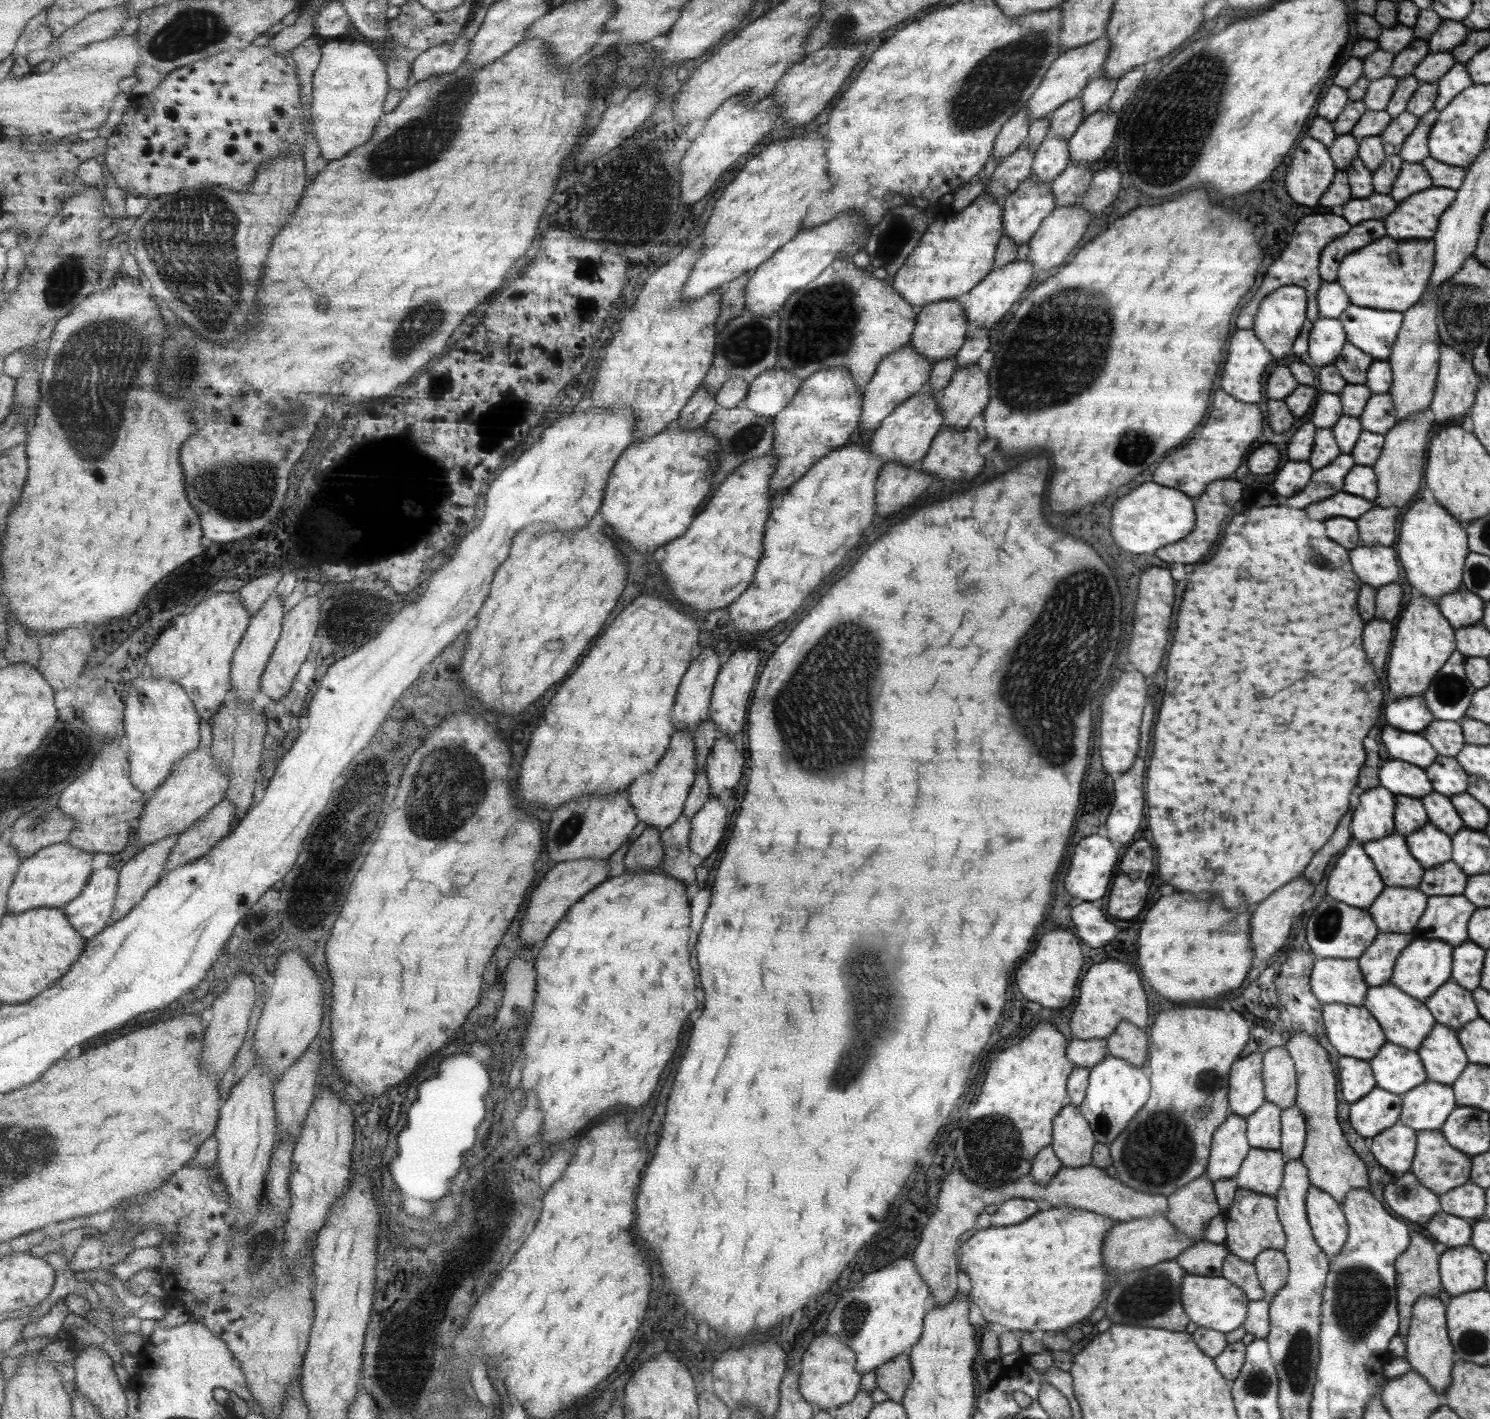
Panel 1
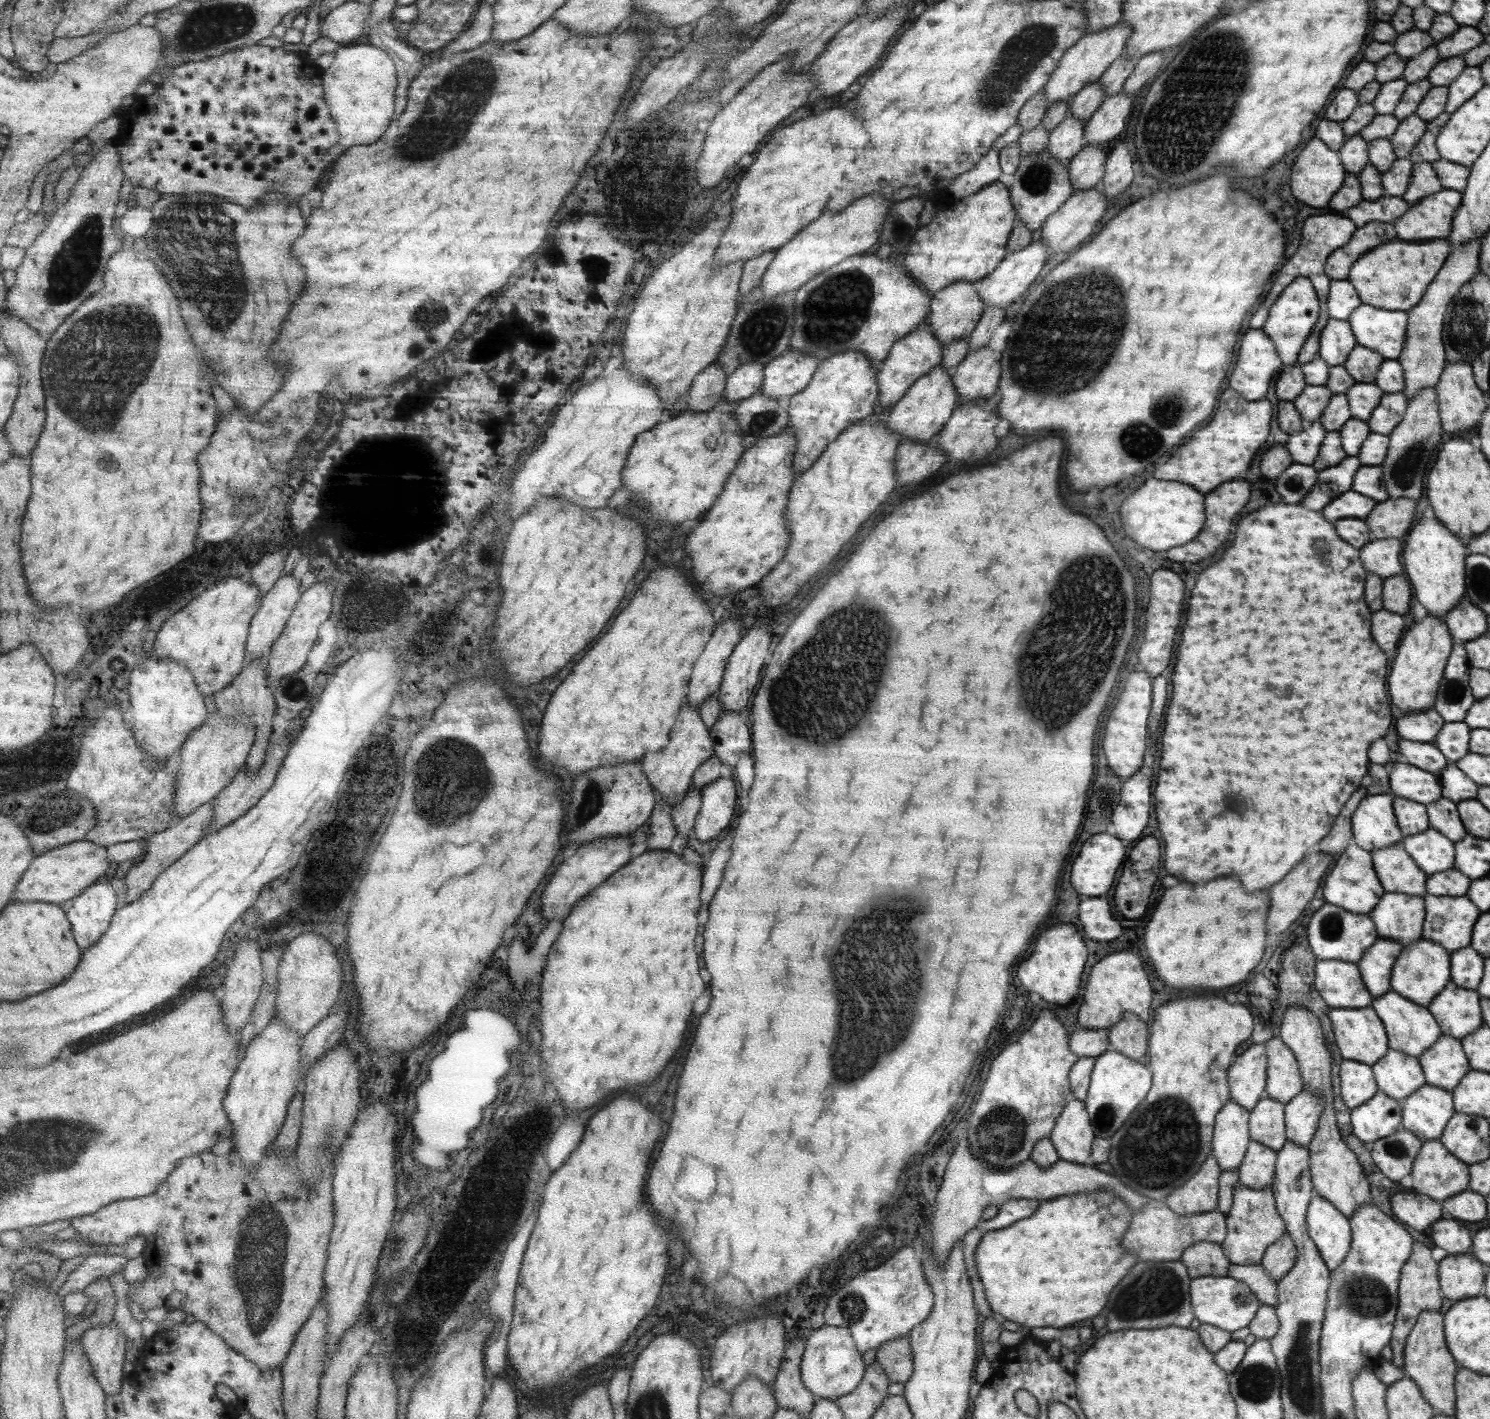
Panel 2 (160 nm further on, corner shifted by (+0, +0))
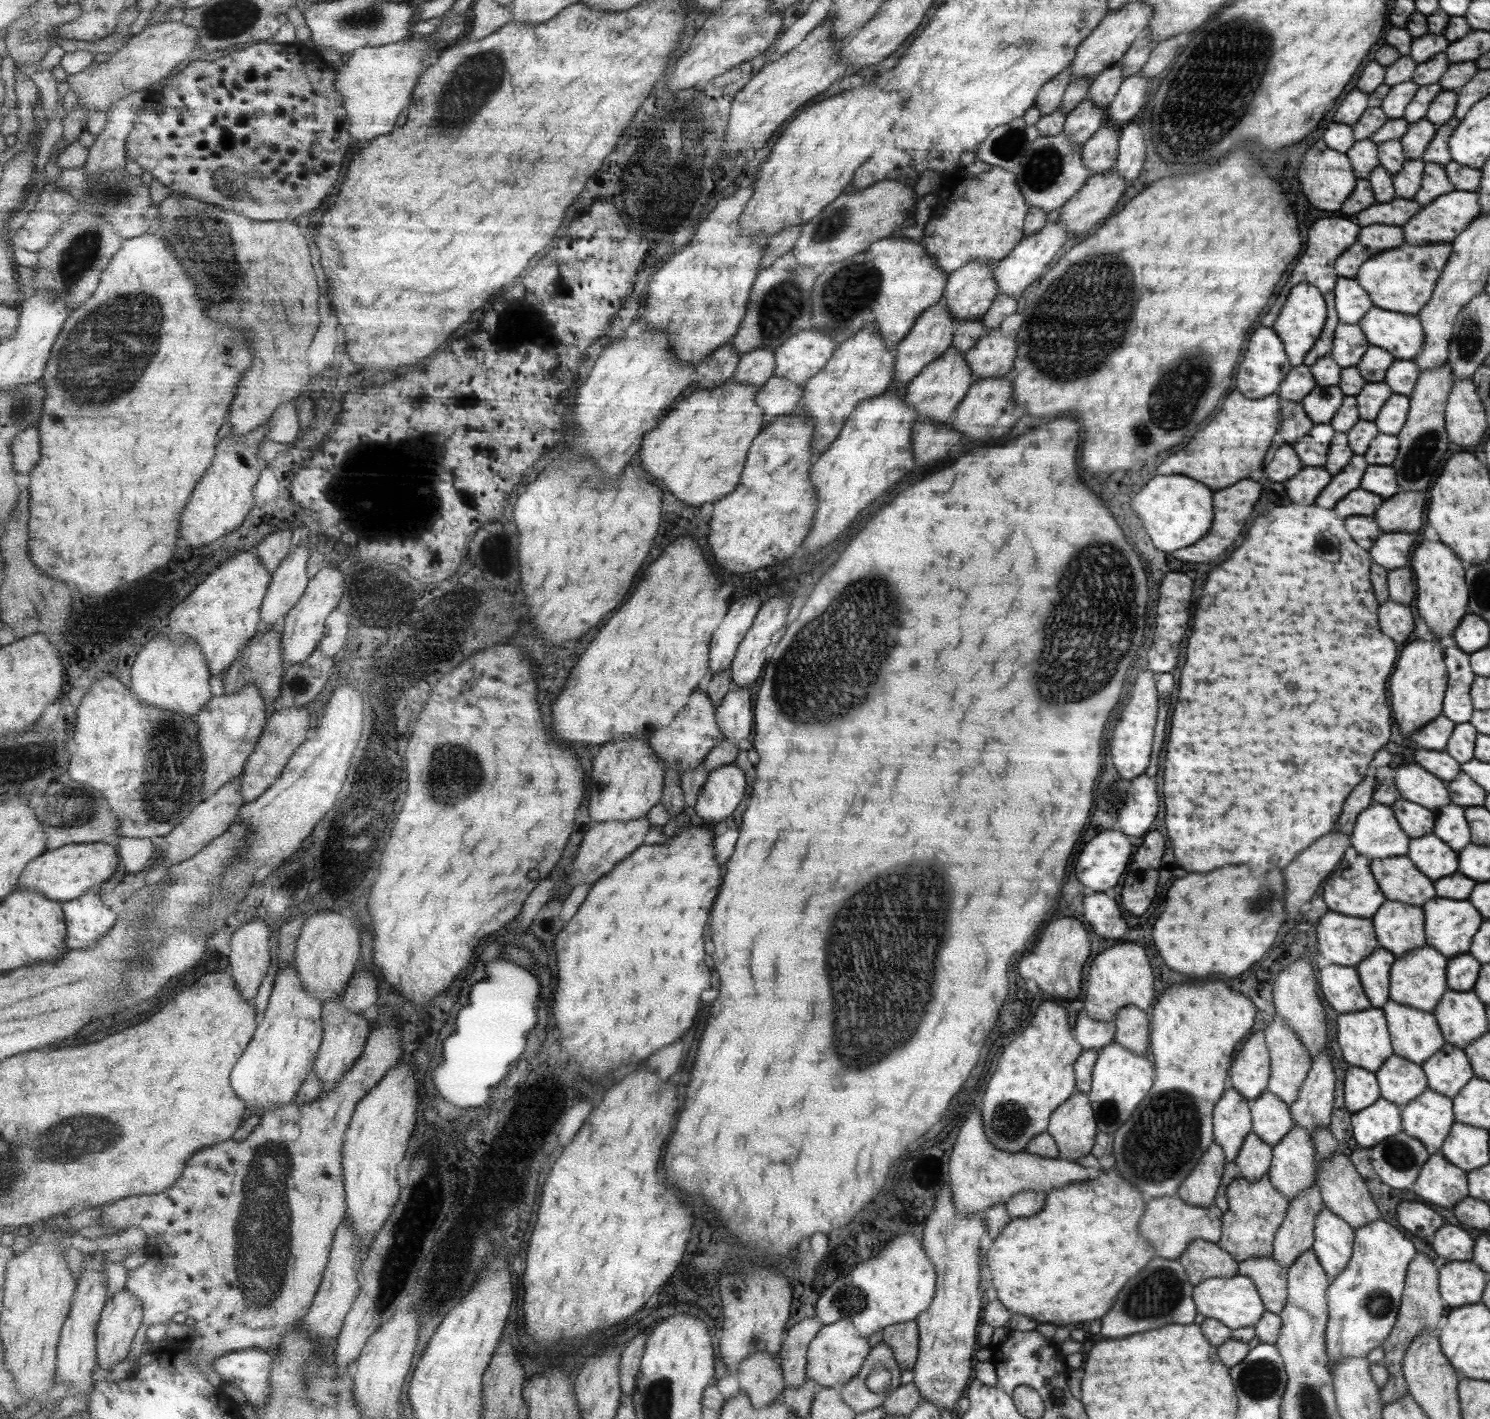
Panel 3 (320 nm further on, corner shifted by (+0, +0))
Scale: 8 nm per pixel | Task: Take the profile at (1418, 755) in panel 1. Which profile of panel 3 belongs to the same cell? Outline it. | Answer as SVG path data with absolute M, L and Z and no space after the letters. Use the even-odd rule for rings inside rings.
M1415 747L1414 761L1417 766L1429 771L1429 774L1436 775L1445 784L1452 781L1460 773L1460 764L1444 751L1425 750Z

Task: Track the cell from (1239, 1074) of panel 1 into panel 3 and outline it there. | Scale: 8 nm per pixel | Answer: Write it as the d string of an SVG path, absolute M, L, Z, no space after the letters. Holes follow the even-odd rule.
M1261 1029L1246 1040L1237 1053L1237 1058L1233 1060L1229 1074L1230 1086L1241 1098L1253 1102L1261 1093L1267 1091L1268 1078L1271 1076L1271 1059Z

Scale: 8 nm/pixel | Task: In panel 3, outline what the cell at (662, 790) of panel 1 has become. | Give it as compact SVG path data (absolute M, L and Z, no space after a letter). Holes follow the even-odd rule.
M695 692L689 704L676 714L675 718L663 729L648 736L653 752L663 762L665 770L675 770L678 774L693 770L723 740L723 732L716 723L716 711L706 692Z

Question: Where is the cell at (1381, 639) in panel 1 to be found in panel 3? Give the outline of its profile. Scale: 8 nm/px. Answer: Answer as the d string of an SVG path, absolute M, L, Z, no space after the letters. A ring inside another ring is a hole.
M1387 600L1381 604L1379 618L1381 618L1381 630L1385 630L1385 636L1393 638L1395 642L1403 642L1413 630L1409 604Z

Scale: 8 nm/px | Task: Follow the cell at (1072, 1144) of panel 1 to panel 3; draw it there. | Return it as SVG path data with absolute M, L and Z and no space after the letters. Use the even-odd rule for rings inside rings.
M1078 1092L1053 1110L1046 1132L1059 1147L1059 1158L1076 1161L1091 1152L1098 1134L1095 1124L1088 1095Z

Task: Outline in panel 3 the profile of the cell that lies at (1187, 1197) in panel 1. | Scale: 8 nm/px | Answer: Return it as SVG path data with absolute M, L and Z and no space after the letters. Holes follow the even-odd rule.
M1213 1141L1196 1163L1197 1166L1192 1173L1181 1181L1176 1195L1190 1205L1208 1207L1214 1202L1224 1166L1227 1164L1224 1150Z

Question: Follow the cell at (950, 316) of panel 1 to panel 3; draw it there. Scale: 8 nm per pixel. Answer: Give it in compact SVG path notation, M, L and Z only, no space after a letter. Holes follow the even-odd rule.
M969 261L948 275L941 303L948 308L955 323L980 320L999 294L989 263Z

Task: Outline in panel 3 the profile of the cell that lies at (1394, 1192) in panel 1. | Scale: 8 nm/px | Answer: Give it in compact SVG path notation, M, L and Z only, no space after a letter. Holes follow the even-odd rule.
M1401 1202L1397 1206L1396 1216L1398 1223L1415 1236L1415 1238L1424 1238L1429 1240L1434 1233L1437 1233L1443 1224L1441 1216L1435 1214L1427 1205L1413 1202Z

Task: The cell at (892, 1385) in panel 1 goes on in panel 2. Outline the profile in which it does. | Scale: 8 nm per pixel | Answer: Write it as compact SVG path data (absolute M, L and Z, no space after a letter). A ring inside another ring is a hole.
M908 1335L894 1338L876 1348L875 1360L888 1375L890 1383L905 1384L912 1376L913 1357Z

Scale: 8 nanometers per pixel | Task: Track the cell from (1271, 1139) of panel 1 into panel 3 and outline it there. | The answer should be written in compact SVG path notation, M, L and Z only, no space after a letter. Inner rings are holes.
M1267 1091L1252 1103L1253 1134L1273 1148L1292 1131L1295 1123L1289 1114L1288 1105L1277 1095Z

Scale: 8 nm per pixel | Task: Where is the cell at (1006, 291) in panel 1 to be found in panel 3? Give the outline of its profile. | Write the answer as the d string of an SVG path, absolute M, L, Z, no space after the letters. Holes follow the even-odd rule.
M1057 220L1048 222L1035 234L1023 236L1016 248L1009 252L1007 257L1003 257L999 262L996 262L992 269L999 293L1016 296L1015 292L1027 288L1035 278L1039 279L1039 276L1042 276L1041 272L1045 270L1047 264L1051 263L1051 260L1054 260L1053 256L1061 250L1065 240L1067 240L1067 230L1065 225Z

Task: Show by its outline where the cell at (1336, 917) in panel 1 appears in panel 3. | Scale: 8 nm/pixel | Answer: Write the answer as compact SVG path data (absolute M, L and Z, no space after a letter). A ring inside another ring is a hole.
M1327 911L1315 925L1316 929L1312 932L1314 935L1314 942L1317 946L1317 957L1323 963L1331 963L1337 966L1351 966L1359 965L1364 958L1368 957L1375 949L1379 947L1374 935L1374 928L1370 919L1355 918L1349 915L1339 914L1337 912Z

